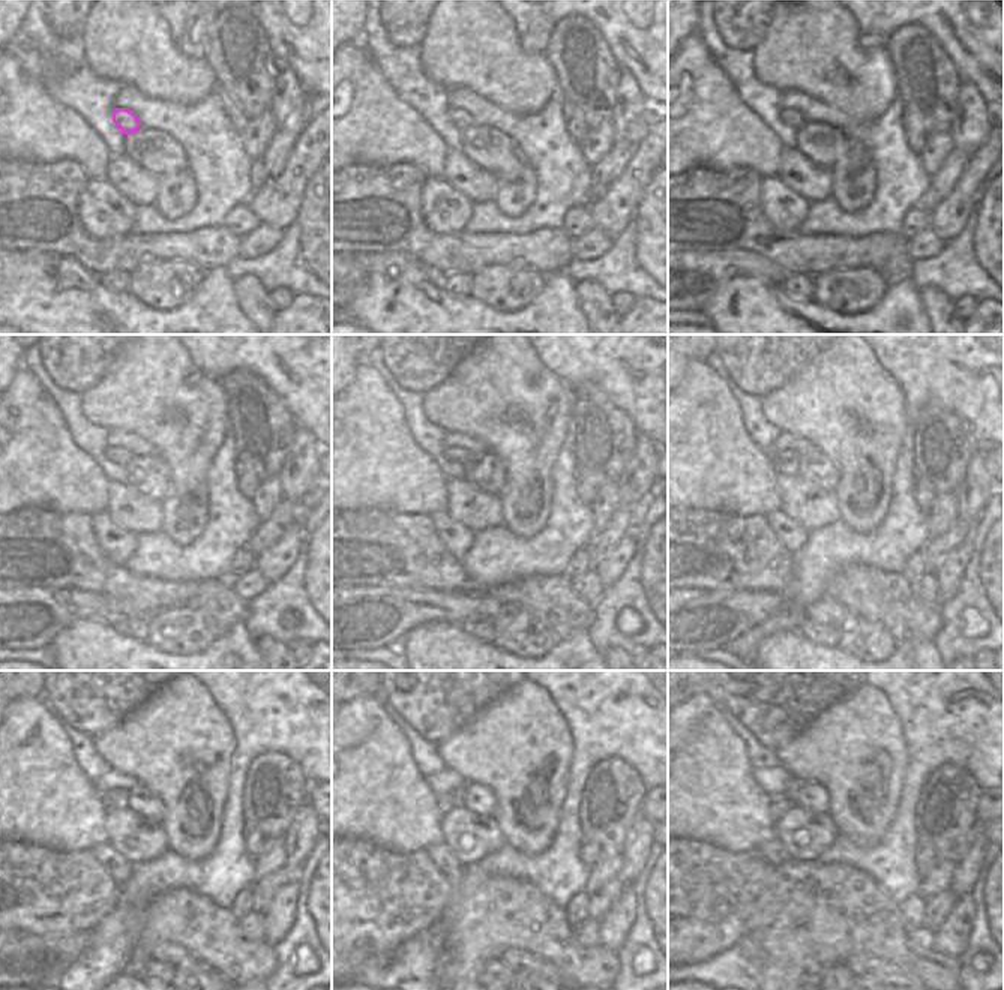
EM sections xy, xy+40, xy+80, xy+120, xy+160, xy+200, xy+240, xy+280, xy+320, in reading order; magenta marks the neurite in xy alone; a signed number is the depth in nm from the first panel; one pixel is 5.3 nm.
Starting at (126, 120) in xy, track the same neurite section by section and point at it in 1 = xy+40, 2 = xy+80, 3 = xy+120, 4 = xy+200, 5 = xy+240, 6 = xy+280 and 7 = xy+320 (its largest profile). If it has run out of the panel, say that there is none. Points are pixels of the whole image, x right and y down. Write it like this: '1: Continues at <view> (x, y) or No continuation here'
1: Continues at xy+40 (458, 117)
2: Continues at xy+80 (791, 117)
3: Continues at xy+120 (117, 455)
4: Continues at xy+200 (787, 455)
5: Continues at xy+240 (107, 798)
6: Continues at xy+280 (443, 803)
7: Continues at xy+320 (779, 806)

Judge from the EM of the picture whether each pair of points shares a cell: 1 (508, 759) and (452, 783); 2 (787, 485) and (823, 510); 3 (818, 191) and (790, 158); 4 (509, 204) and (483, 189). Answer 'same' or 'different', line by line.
1: different
2: same
3: same
4: different

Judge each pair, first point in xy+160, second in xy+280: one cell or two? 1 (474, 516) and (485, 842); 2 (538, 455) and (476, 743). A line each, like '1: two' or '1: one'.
1: one
2: one

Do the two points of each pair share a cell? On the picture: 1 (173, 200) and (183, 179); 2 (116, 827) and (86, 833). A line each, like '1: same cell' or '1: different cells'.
1: same cell
2: different cells

